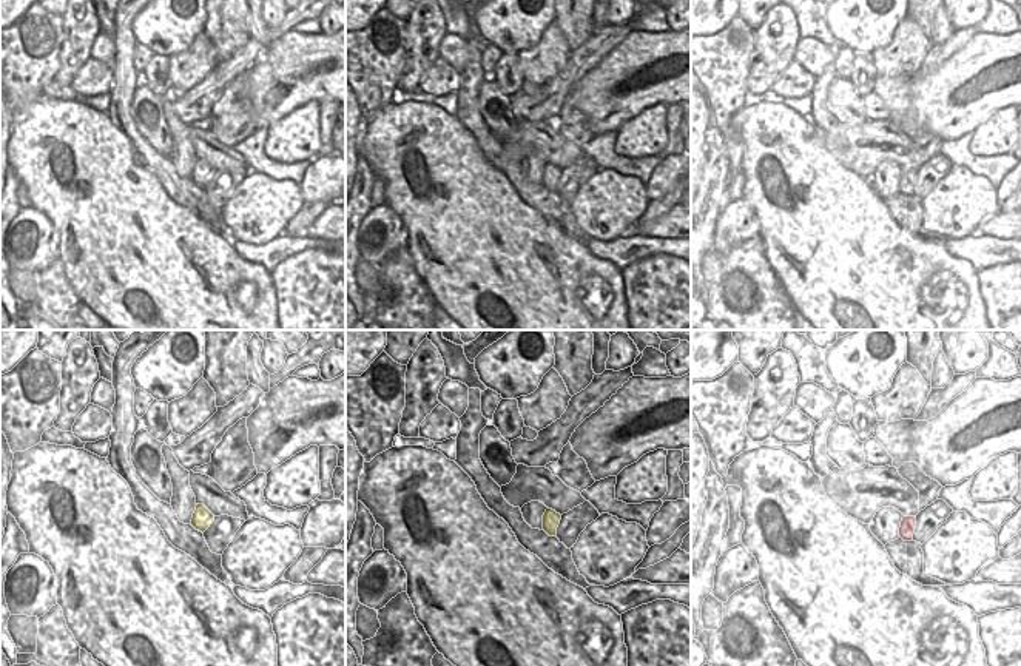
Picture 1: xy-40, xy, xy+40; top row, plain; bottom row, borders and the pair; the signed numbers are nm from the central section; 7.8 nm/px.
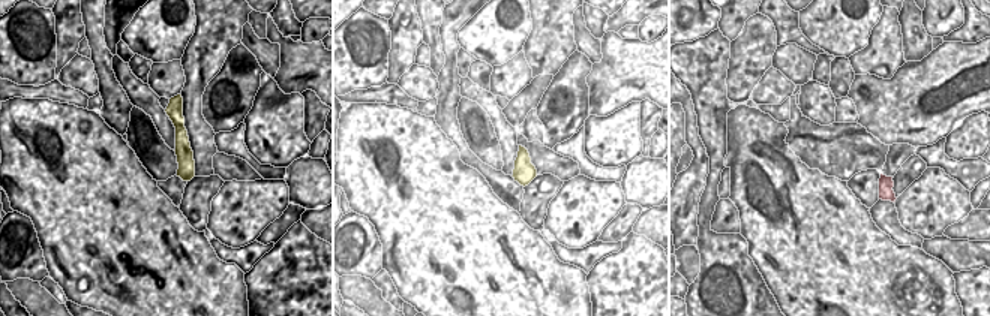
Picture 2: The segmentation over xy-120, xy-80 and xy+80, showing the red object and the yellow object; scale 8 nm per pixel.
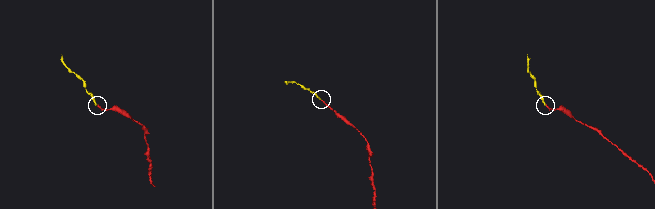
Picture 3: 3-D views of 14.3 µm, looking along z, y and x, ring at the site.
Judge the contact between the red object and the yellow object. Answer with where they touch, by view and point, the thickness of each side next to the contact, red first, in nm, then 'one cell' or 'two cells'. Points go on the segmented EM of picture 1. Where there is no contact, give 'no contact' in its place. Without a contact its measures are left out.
no contact; one cell

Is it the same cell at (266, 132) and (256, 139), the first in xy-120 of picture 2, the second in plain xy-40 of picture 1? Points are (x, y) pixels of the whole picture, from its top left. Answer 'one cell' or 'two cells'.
two cells

